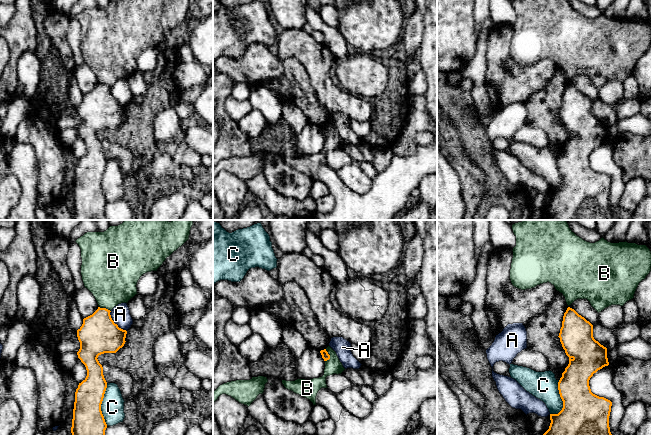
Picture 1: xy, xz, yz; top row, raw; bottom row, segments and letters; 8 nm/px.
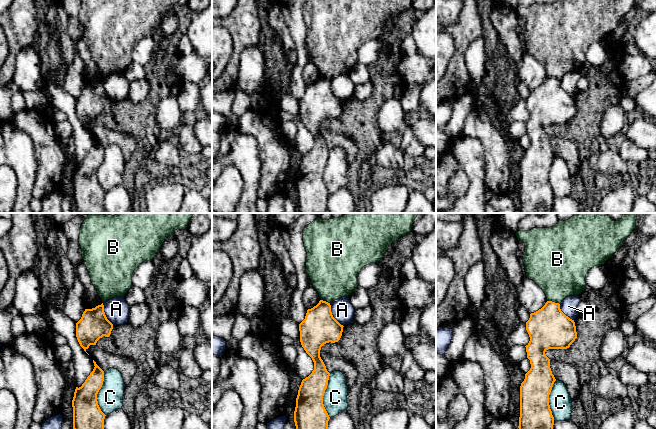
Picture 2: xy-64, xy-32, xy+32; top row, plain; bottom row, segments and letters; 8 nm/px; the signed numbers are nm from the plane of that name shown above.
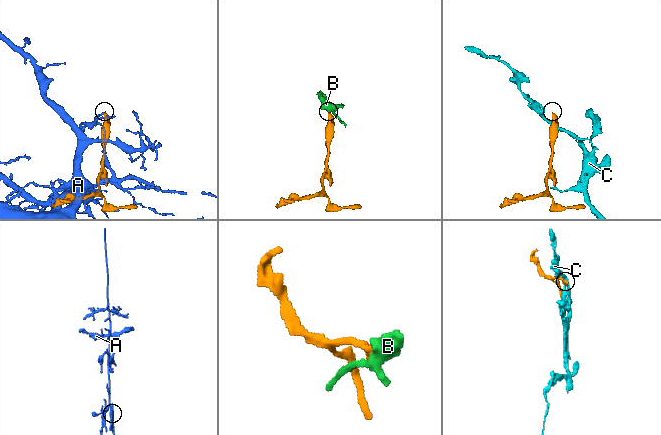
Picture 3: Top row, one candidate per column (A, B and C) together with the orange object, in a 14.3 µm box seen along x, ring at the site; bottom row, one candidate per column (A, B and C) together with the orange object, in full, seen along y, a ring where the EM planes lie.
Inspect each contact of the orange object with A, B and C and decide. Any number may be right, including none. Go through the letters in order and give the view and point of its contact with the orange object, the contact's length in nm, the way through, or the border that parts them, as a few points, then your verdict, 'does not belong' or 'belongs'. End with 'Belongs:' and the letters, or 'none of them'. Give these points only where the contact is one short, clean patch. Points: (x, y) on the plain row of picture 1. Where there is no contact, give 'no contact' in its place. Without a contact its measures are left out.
A: xy (114, 99) | 220 nm | does not belong
B: xz (329, 131) | 100 nm | along xz (325, 125), (329, 131), (326, 137) | does not belong
C: xy (100, 181) | 340 nm | does not belong
Belongs: none of them

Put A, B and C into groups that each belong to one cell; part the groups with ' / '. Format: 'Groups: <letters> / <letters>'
Groups: A / B / C

